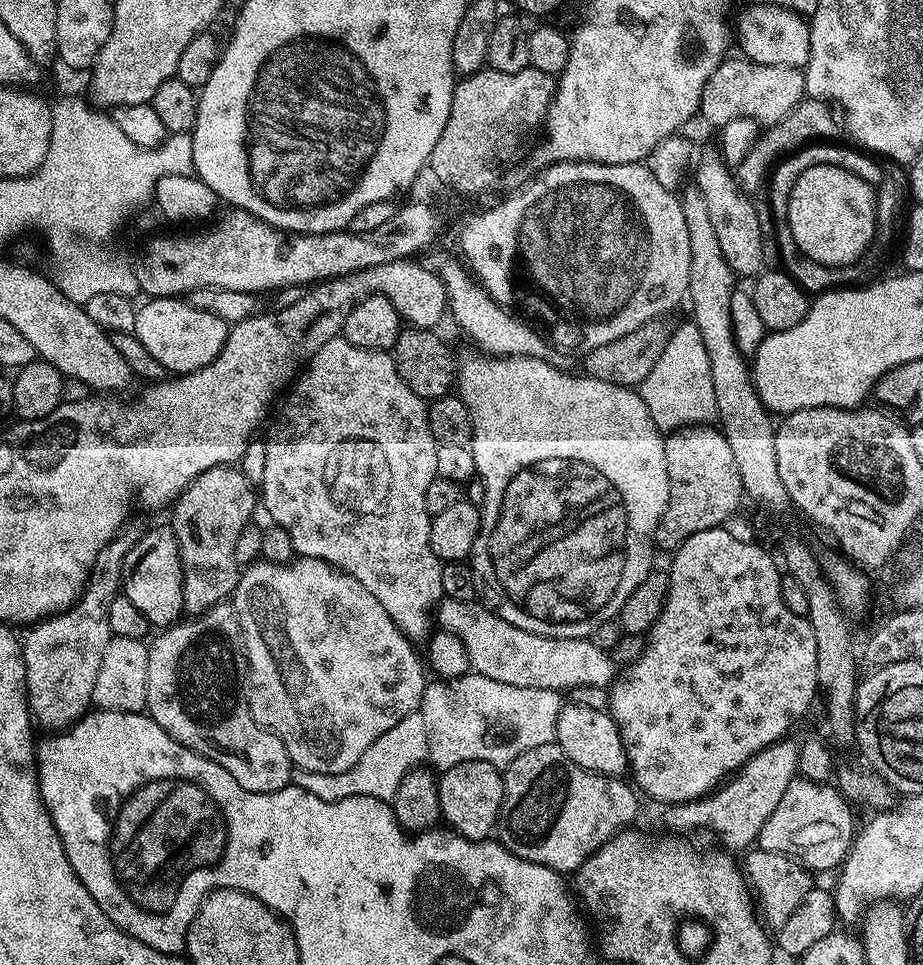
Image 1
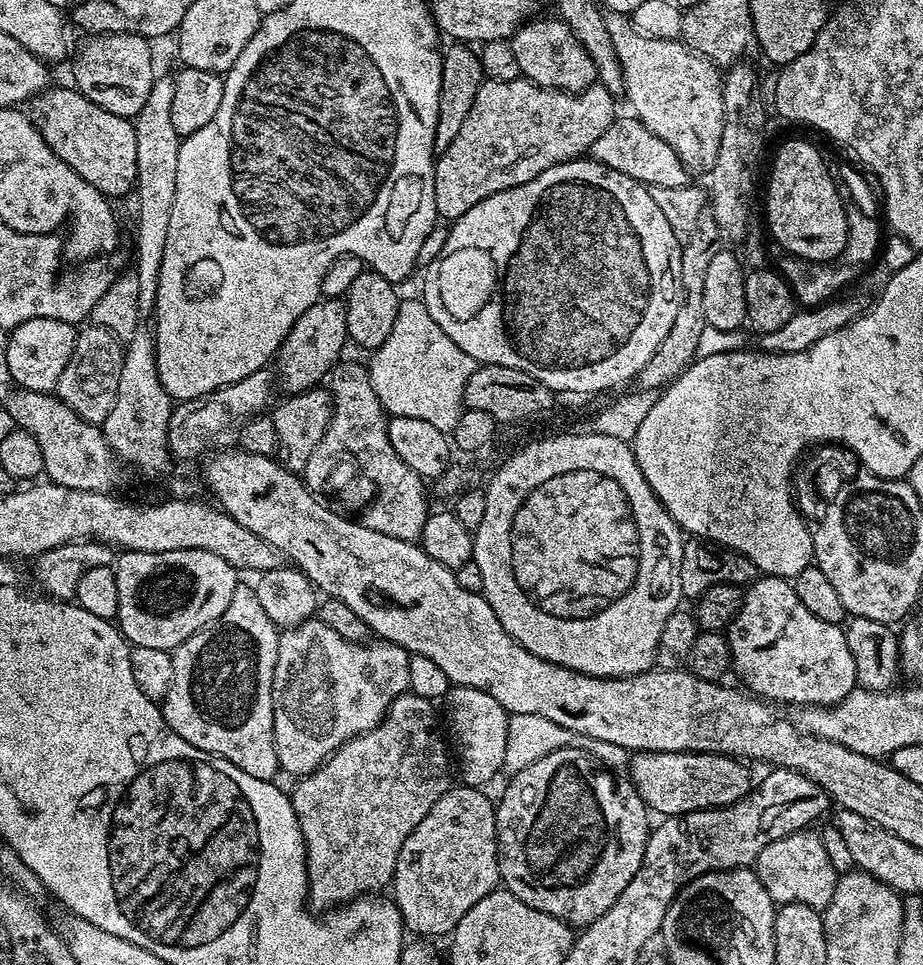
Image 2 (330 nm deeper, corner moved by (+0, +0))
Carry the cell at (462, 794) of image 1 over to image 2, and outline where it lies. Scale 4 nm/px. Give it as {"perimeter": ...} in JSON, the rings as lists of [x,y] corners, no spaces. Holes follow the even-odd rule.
{"perimeter":[[[467,786],[459,787],[449,787],[448,792],[442,794],[442,798],[438,798],[438,802],[434,802],[434,806],[430,806],[430,814],[426,814],[426,818],[422,818],[422,822],[418,822],[418,826],[414,826],[410,838],[406,838],[406,842],[402,842],[402,850],[398,850],[398,862],[394,866],[390,896],[396,909],[400,911],[403,927],[407,931],[409,928],[410,931],[417,932],[415,935],[420,938],[447,937],[458,926],[458,922],[462,922],[466,910],[470,910],[470,906],[478,906],[478,902],[482,902],[482,898],[486,898],[486,894],[497,891],[498,885],[501,883],[500,863],[498,862],[498,850],[496,849],[496,810],[493,801],[488,801],[487,791]]]}

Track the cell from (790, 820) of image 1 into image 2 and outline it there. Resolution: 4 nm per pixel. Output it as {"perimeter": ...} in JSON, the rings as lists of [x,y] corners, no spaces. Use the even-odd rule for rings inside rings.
{"perimeter":[[[812,830],[795,832],[786,838],[778,838],[778,842],[770,842],[762,854],[758,854],[754,871],[766,886],[772,903],[779,906],[790,902],[802,902],[802,906],[810,906],[823,910],[834,898],[834,890],[838,873],[830,866],[830,857],[826,854],[826,846],[822,846],[819,835]]]}

